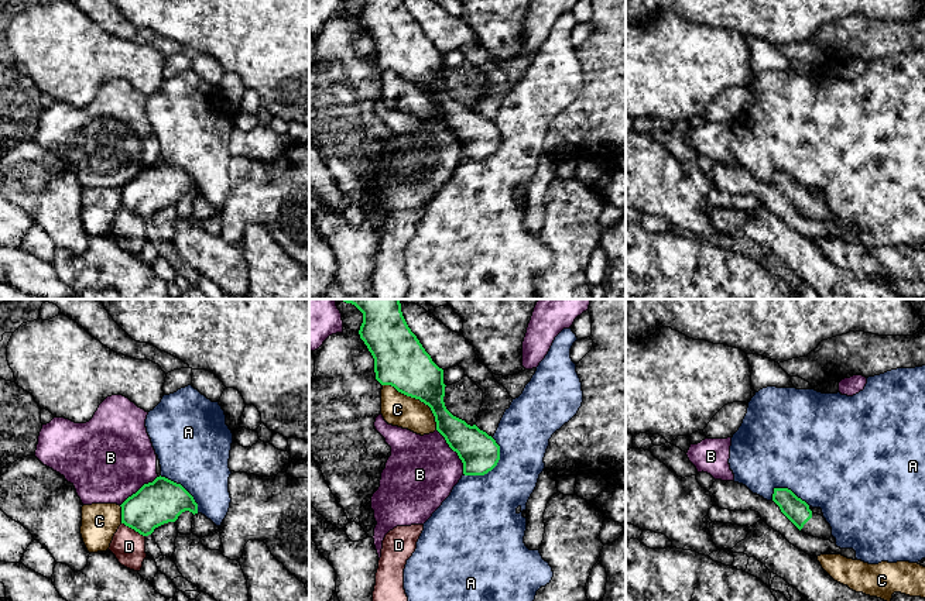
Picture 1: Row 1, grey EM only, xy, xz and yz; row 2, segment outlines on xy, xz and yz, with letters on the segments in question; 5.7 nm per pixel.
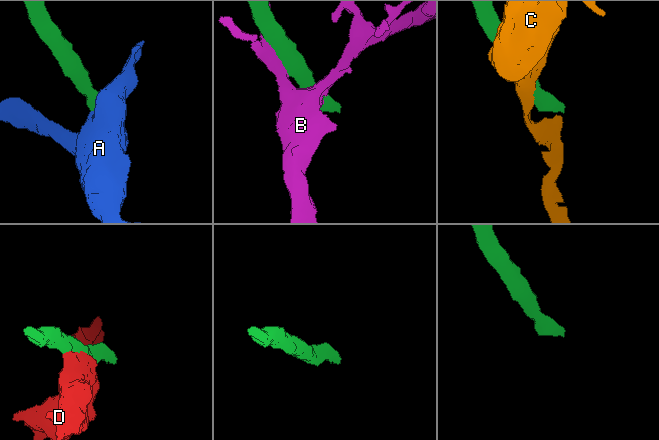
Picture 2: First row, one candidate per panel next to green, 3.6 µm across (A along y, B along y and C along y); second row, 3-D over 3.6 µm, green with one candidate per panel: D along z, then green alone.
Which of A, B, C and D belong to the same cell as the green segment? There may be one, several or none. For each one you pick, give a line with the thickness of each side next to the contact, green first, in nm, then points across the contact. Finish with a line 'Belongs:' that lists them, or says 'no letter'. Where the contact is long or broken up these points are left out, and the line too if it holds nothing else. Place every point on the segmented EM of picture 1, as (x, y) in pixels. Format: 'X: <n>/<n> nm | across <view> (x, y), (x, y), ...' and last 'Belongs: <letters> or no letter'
Belongs: no letter

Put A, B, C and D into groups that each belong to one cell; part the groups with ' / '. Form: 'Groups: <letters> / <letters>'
Groups: A / B / C / D

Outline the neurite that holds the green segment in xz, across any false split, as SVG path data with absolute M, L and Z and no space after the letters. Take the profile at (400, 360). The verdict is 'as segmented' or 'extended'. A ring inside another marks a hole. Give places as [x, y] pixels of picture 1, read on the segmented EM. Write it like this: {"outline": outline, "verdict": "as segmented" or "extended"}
{"outline": "M336 299L354 305L363 313L360 339L374 358L376 380L381 385L391 385L398 392L419 399L428 405L435 416L436 430L445 437L449 447L458 453L463 463L465 475L484 475L500 460L500 446L476 425L453 416L445 406L443 370L439 368L425 351L417 336L408 327L400 299Z", "verdict": "as segmented"}

